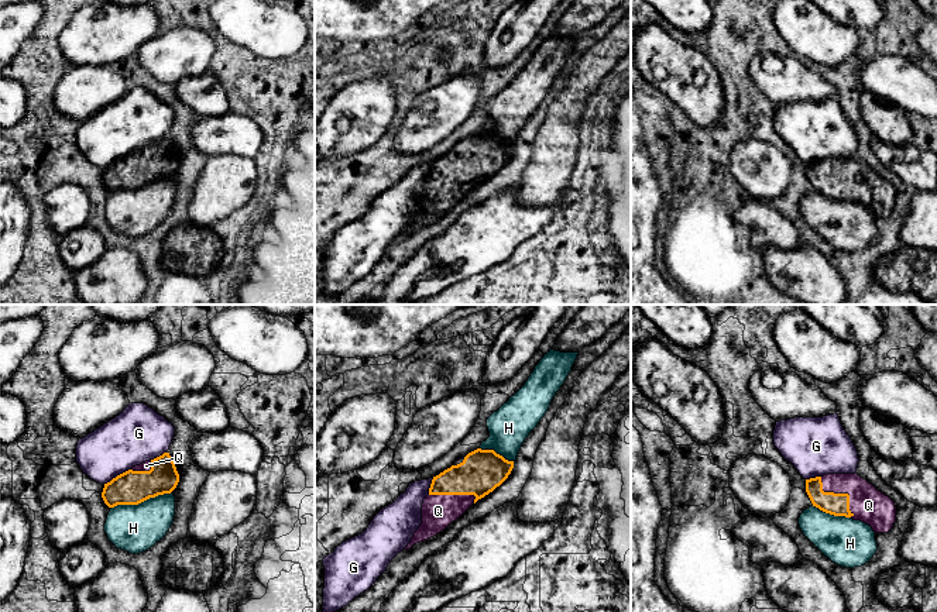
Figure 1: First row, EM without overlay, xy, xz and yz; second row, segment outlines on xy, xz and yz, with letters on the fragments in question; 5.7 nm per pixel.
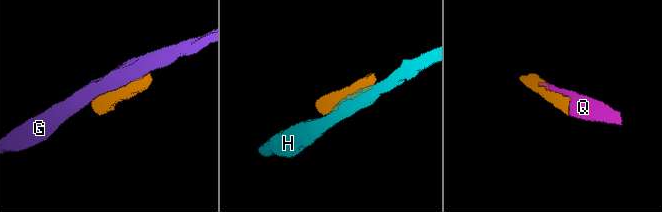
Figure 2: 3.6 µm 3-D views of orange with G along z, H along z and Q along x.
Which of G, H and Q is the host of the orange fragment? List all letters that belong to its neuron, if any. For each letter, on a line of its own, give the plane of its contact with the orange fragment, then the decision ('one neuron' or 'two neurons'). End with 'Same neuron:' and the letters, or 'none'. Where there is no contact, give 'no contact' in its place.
G: xy | two neurons
H: xy | two neurons
Q: yz | one neuron
Same neuron: Q

